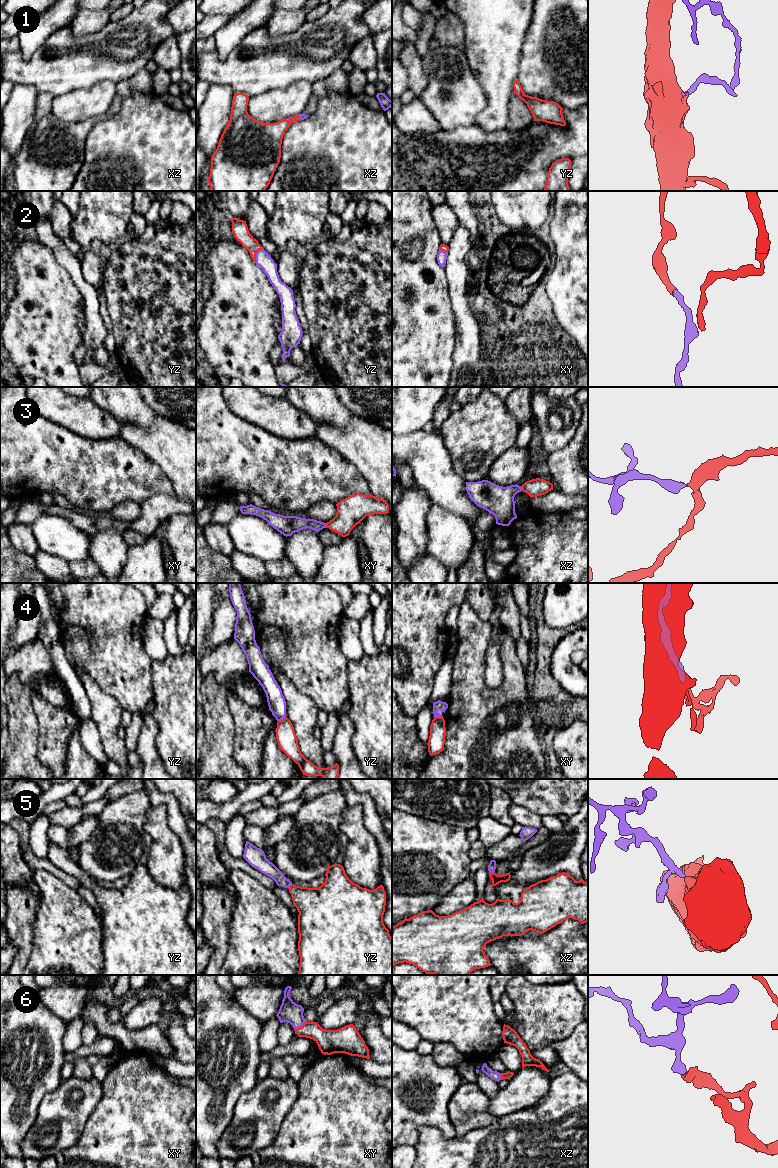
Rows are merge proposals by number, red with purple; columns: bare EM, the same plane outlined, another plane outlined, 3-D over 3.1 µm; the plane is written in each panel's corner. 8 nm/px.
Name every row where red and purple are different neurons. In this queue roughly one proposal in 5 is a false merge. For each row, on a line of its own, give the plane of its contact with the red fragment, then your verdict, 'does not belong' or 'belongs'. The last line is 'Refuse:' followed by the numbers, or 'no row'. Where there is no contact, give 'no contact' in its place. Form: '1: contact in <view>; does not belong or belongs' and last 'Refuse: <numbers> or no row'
1: contact in xz; belongs
2: contact in yz; belongs
3: contact in xy; belongs
4: contact in yz; does not belong
5: contact in yz; belongs
6: contact in xy; belongs
Refuse: 4

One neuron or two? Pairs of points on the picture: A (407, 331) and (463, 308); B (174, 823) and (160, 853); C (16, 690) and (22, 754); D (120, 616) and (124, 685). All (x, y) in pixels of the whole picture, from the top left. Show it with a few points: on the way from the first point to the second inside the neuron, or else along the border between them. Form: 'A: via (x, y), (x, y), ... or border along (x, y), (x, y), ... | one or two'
A: border along (448, 290), (455, 336) | two
B: border along (165, 806), (168, 826), (178, 836), (183, 849) | two
C: via (19, 706), (22, 719), (22, 738) | one
D: via (120, 633), (120, 668) | one

